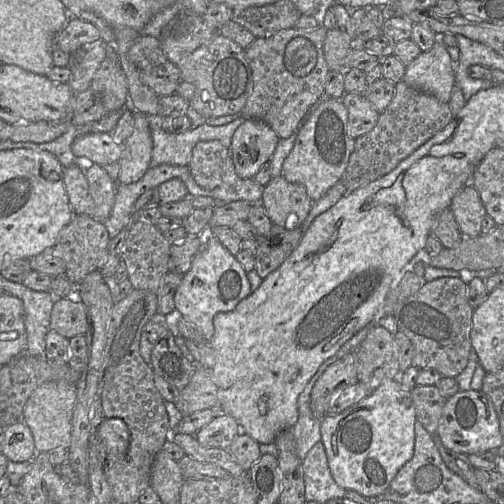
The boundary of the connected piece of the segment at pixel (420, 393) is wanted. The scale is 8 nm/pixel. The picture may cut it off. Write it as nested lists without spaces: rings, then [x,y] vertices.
[[[417,385],[410,393],[417,419],[430,434],[435,434],[447,399],[436,385]]]

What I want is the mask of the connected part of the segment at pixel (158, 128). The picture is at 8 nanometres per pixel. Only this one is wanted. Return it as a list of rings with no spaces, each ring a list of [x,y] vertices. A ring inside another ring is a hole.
[[[242,116],[222,126],[200,125],[181,133],[169,133],[162,127],[161,117],[149,117],[153,148],[150,168],[161,164],[187,166],[193,147],[201,141],[217,140],[230,148],[235,130],[246,120]]]

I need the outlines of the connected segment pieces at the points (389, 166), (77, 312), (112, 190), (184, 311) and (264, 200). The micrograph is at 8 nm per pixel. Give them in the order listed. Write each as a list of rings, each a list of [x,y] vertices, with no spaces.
[[[403,80],[397,82],[393,98],[379,115],[376,126],[355,140],[354,150],[341,178],[347,192],[353,192],[390,173],[402,160],[444,130],[454,118],[446,103],[408,86]]]
[[[78,295],[55,301],[51,313],[51,330],[71,339],[85,336],[88,328],[87,310]]]
[[[88,162],[89,167],[85,171],[85,176],[88,181],[89,193],[95,204],[95,211],[93,218],[101,223],[110,216],[112,208],[115,203],[116,183],[110,178],[104,167],[99,164]]]
[[[206,233],[202,248],[193,258],[190,269],[183,275],[181,283],[175,292],[174,303],[176,310],[178,310],[187,321],[195,325],[205,339],[210,340],[214,334],[214,316],[219,312],[233,311],[238,303],[251,293],[247,273],[237,261],[235,255],[231,254],[216,237]]]
[[[282,175],[272,178],[265,186],[260,203],[273,224],[286,229],[299,228],[309,214],[314,201],[308,196],[306,188],[287,181]]]

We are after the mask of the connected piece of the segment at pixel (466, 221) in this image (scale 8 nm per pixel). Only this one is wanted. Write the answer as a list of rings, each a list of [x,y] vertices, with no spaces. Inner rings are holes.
[[[471,185],[464,186],[452,199],[449,209],[464,238],[481,236],[487,213],[478,192]]]

